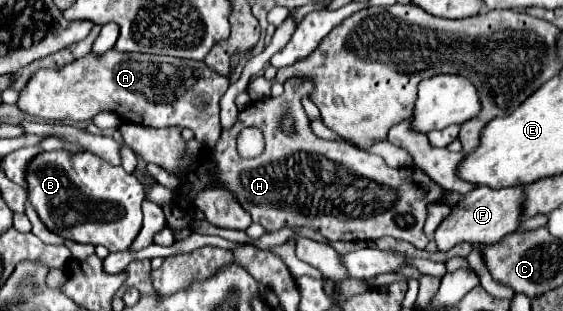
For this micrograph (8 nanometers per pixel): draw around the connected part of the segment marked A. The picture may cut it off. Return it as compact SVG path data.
M115 48L105 54L87 54L61 68L41 68L19 93L17 106L29 116L43 120L91 120L99 112L115 112L121 122L141 126L191 128L203 146L213 146L221 134L219 100L229 88L229 76L219 76L205 62L127 54Z

